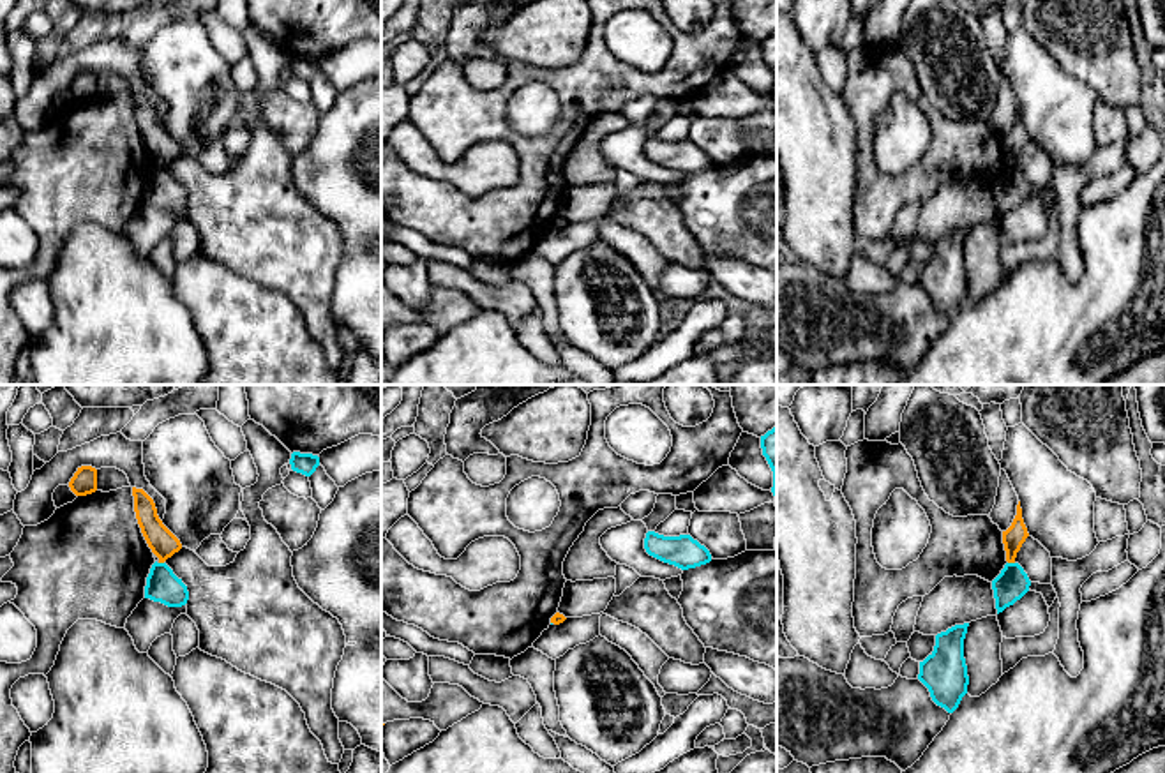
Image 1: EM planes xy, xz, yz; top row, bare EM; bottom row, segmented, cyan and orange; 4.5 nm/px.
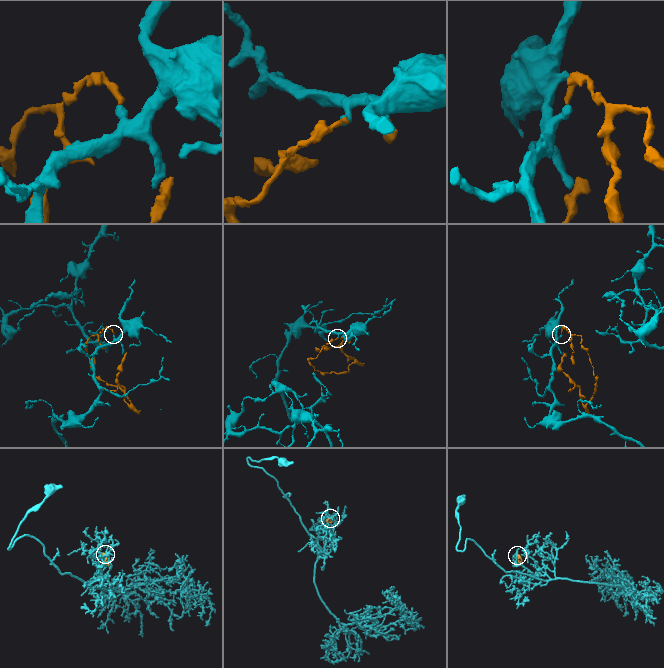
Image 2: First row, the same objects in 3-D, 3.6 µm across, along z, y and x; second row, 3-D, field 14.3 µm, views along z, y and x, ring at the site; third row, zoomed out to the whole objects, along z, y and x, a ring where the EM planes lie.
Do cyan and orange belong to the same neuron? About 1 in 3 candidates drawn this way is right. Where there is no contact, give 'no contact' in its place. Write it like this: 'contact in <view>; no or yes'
contact in yz; no

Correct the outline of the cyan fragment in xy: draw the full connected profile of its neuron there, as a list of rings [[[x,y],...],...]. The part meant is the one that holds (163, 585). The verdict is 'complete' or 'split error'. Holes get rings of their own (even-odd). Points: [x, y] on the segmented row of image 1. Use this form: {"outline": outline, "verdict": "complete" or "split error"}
{"outline": [[[155,561],[147,577],[145,598],[168,607],[182,607],[189,600],[189,591],[166,563]]], "verdict": "complete"}

